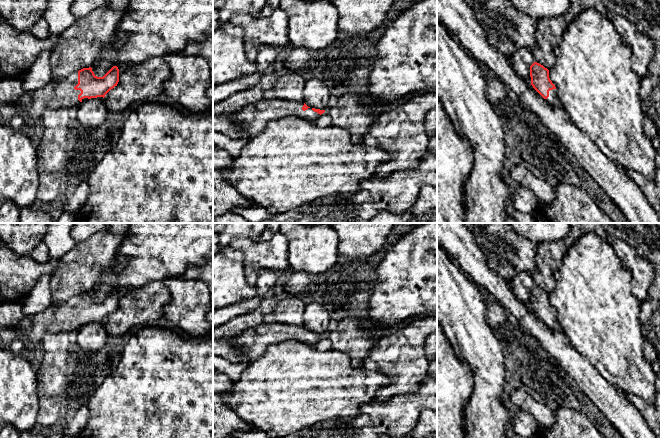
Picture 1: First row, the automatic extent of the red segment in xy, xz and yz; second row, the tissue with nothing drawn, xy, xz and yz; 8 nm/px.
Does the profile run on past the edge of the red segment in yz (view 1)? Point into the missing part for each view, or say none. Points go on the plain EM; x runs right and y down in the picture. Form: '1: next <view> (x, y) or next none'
1: next yz (553, 324)

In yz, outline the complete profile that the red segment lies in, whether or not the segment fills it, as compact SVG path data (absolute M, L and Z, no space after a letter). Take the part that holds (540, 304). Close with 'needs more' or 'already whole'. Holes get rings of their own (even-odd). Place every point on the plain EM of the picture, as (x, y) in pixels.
M534 286L530 290L531 309L533 312L554 331L562 331L557 321L555 309L549 302L549 294L543 289Z | needs more

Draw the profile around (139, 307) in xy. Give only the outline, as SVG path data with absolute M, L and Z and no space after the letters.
M153 281L133 290L119 292L119 306L104 321L108 336L121 336L136 327L155 323L163 317L171 295L164 281Z

